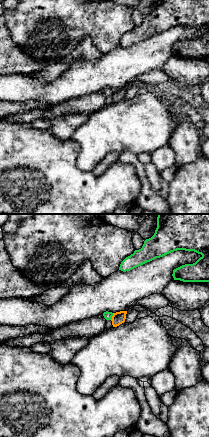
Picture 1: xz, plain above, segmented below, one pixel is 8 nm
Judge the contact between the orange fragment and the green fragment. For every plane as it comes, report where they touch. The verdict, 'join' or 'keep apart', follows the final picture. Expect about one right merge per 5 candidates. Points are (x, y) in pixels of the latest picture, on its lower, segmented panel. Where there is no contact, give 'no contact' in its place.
meets orange at (112, 316)

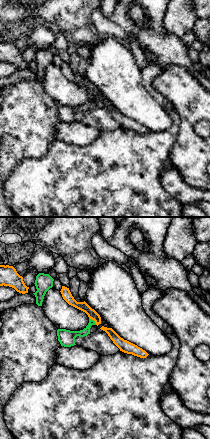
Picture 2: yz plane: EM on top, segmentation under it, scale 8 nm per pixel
meets orange at (93, 319)

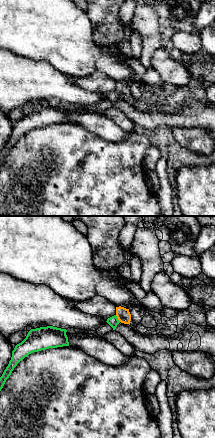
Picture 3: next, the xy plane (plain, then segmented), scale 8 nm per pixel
meets orange at (117, 317)

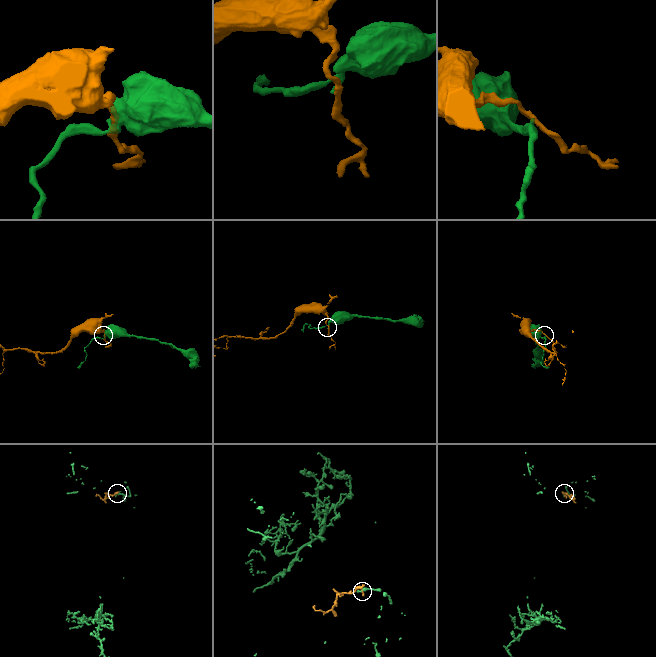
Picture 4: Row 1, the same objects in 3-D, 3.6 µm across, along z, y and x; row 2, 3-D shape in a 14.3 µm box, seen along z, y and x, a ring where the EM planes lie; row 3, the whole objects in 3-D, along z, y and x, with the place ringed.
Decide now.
keep apart

